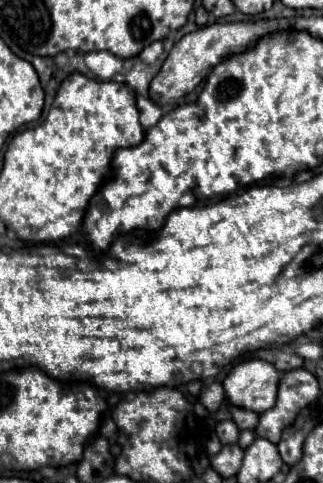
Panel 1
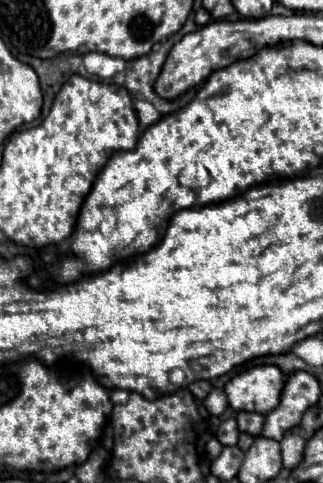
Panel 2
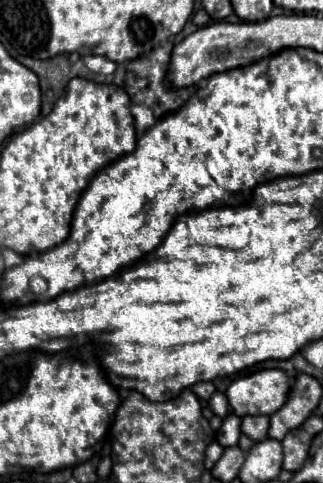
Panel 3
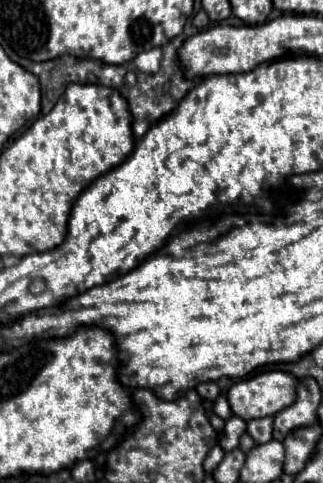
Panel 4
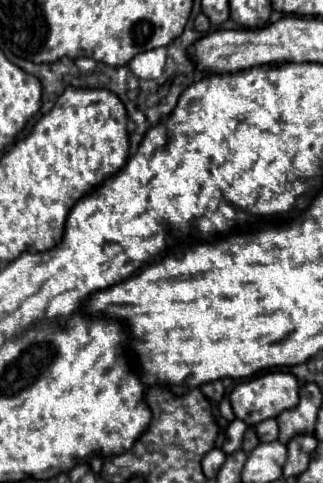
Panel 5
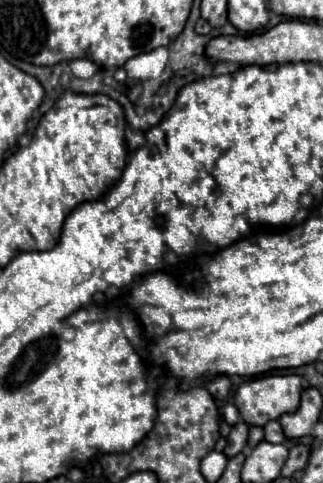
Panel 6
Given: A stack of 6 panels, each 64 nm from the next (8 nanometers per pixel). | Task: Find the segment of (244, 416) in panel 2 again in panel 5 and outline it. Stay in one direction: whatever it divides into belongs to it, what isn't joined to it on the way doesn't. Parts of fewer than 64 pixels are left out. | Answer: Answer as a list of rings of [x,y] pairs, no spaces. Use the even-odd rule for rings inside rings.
[[[274,418],[262,420],[260,424],[254,426],[254,432],[256,432],[256,436],[258,436],[260,442],[264,442],[264,440],[276,440],[276,438],[278,438],[278,426],[276,426],[276,420],[274,420]]]

